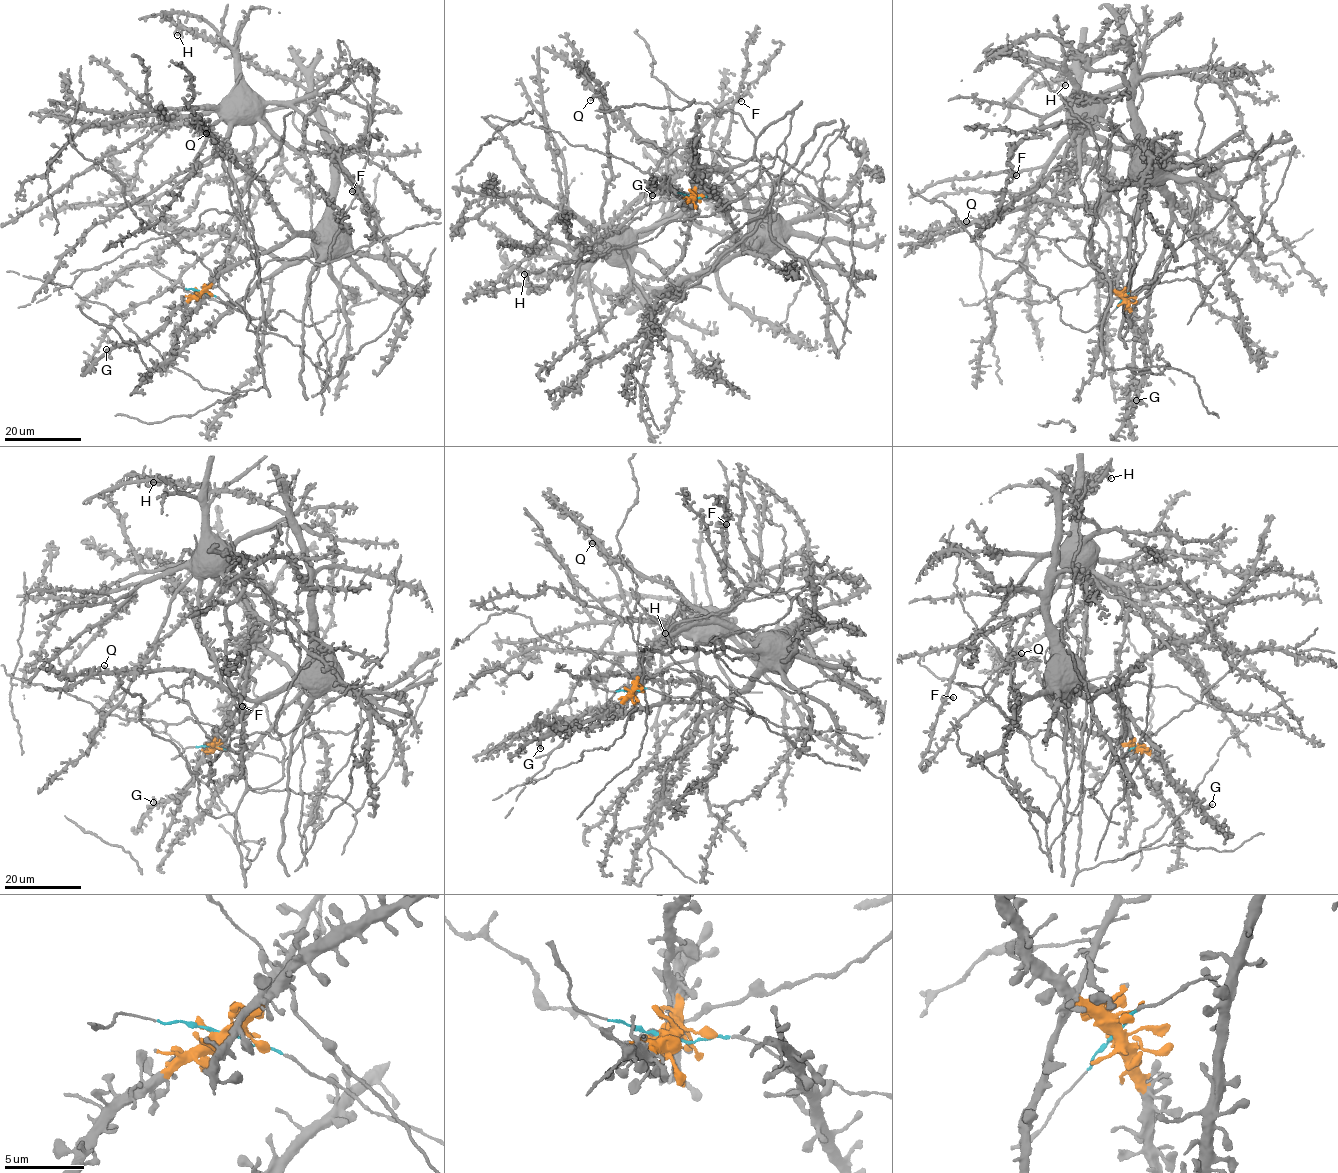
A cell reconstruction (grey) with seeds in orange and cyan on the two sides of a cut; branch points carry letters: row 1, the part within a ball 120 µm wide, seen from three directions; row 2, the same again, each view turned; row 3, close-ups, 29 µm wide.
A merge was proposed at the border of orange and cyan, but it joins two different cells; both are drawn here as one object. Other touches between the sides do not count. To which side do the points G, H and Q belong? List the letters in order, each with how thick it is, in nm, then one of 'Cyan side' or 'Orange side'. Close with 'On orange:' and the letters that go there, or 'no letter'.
G: Thickness 360 nm. Orange side
H: Thickness 440 nm. Orange side
Q: Thickness 400 nm. Orange side
On orange: G, H, Q

